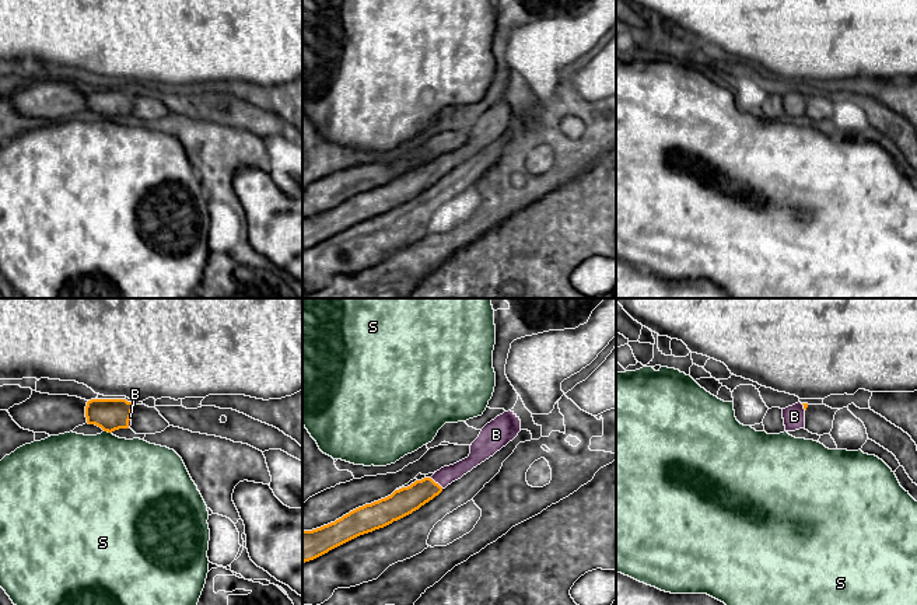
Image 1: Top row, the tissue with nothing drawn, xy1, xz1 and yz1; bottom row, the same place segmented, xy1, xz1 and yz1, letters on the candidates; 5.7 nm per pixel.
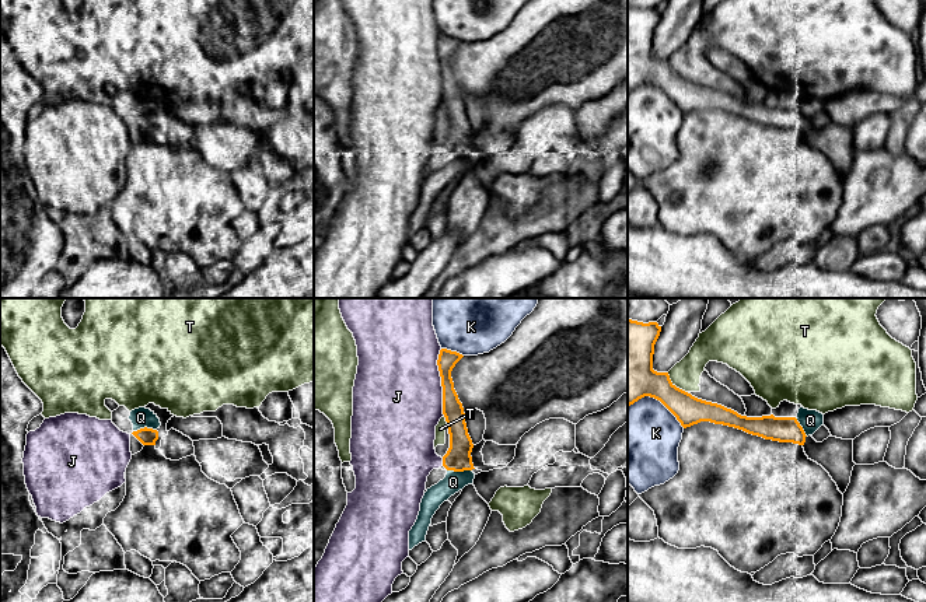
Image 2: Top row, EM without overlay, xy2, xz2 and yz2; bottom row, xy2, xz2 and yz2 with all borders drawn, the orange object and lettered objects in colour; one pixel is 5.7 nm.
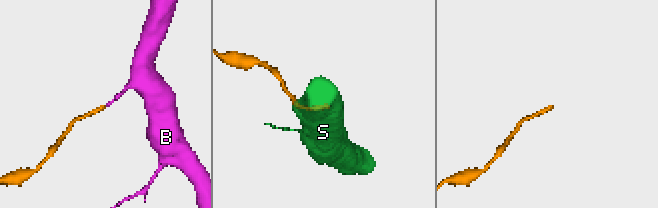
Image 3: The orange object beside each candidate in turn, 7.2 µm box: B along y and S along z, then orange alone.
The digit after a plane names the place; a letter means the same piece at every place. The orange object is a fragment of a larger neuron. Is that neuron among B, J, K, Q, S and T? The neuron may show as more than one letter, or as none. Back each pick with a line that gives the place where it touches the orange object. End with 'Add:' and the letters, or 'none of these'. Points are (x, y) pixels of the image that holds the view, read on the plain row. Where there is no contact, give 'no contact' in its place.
B: meets orange in xz1 at (437, 170)
Add: B

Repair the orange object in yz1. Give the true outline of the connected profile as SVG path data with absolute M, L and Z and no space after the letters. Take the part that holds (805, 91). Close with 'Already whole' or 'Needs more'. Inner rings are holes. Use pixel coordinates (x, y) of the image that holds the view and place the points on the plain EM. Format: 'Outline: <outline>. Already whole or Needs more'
Outline: M798 88L792 92L783 95L785 118L795 118L799 115L805 115L806 94L808 94L808 90Z. Needs more

